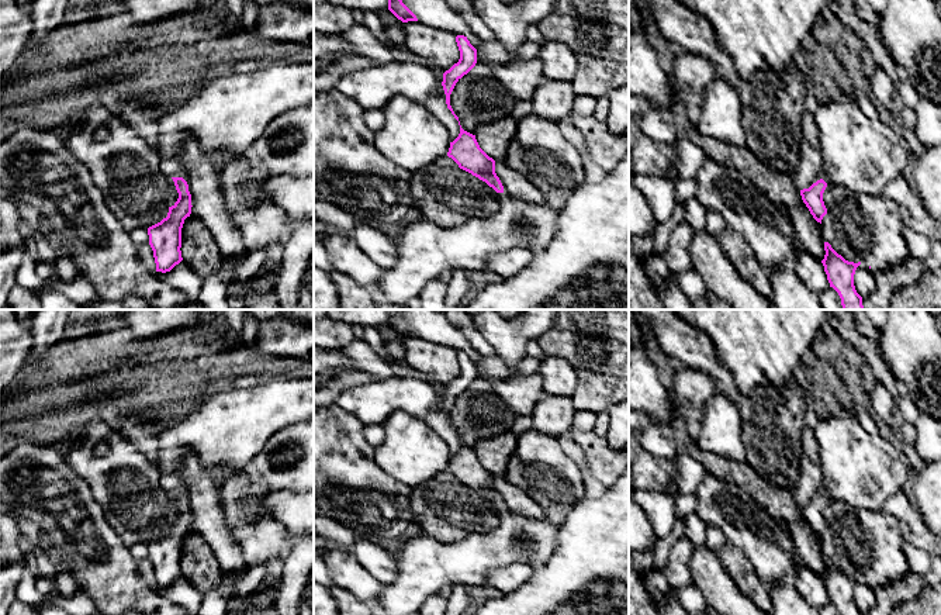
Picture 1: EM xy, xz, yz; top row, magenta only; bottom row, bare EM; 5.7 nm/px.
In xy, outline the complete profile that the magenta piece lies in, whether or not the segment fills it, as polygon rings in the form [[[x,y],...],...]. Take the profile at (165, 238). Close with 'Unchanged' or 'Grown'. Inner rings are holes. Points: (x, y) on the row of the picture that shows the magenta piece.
[[[274,59],[250,73],[233,73],[228,69],[214,72],[180,107],[162,115],[158,124],[160,170],[173,179],[179,198],[169,207],[166,218],[148,228],[156,272],[170,272],[183,260],[181,228],[193,207],[188,184],[181,177],[184,142],[194,139],[214,166],[221,169],[235,158],[246,155],[274,118],[311,101],[314,101],[314,63]]]. Grown

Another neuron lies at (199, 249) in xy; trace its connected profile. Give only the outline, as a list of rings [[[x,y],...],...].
[[[190,215],[183,224],[181,258],[198,276],[219,273],[222,265],[221,251],[203,221]]]

